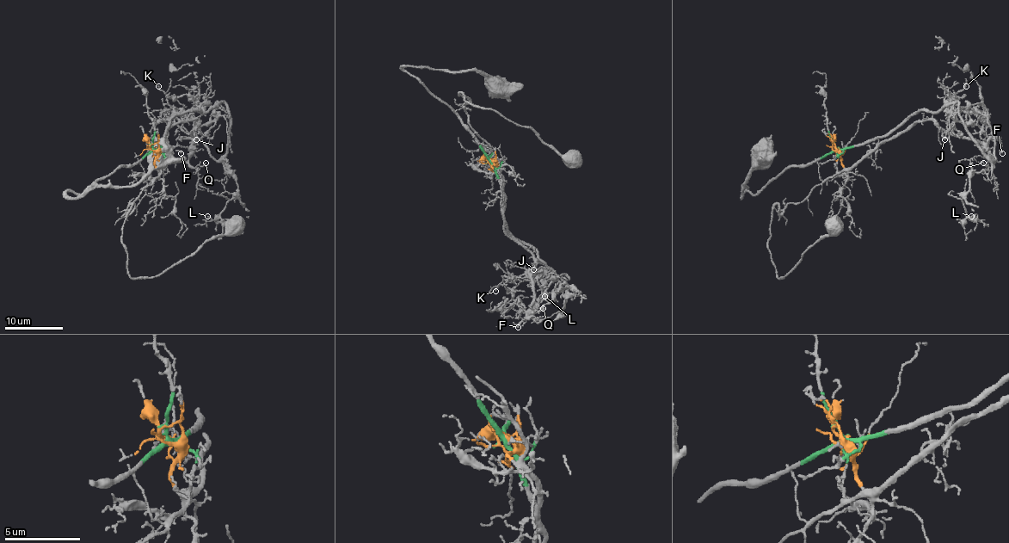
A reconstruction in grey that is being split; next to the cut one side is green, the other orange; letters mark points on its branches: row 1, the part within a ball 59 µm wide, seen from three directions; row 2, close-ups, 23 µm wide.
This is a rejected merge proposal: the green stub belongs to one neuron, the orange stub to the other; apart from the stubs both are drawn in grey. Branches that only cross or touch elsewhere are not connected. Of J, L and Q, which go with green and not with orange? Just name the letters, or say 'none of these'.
L

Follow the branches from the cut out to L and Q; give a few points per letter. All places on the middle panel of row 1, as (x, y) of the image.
L: (489, 160), (505, 227), (566, 284), (562, 316), (565, 299), (575, 291), (559, 289), (550, 303), (544, 295)
Q: (490, 160), (501, 176), (505, 202), (504, 230), (532, 257), (532, 301), (526, 317), (543, 308)

